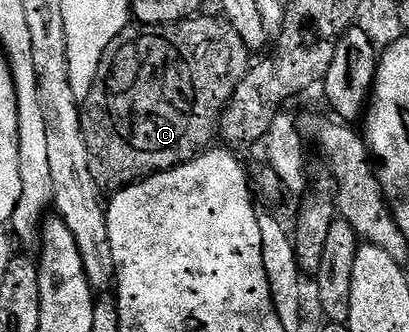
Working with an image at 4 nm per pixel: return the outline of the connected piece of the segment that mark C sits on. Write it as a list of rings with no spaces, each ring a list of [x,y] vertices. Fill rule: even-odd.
[[[201,17],[171,22],[167,26],[130,24],[106,48],[99,72],[84,95],[81,116],[81,130],[85,133],[87,156],[91,160],[91,176],[102,191],[116,192],[152,174],[174,170],[205,153],[212,143],[209,141],[218,137],[222,112],[233,99],[243,76],[251,73],[251,51],[224,17]]]

